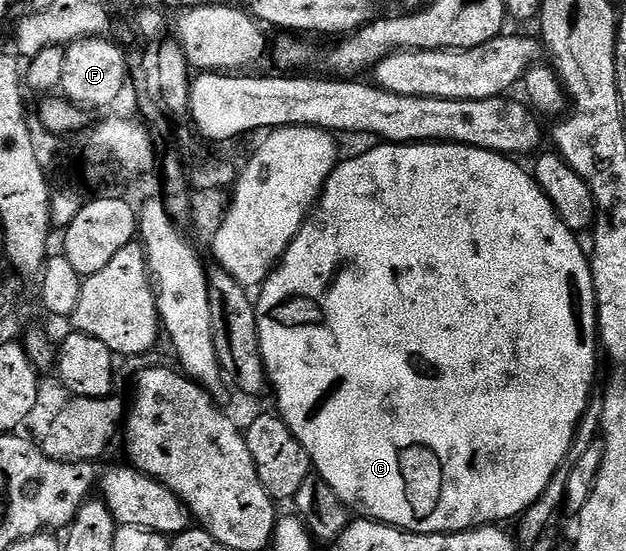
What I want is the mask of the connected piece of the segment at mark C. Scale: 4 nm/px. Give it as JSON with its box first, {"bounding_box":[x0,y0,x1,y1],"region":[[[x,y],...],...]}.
{"bounding_box":[255,143,601,533],"region":[[[379,143],[379,144],[376,144],[376,146],[377,146],[377,147],[376,147],[376,149],[371,149],[371,150],[369,150],[369,151],[368,151],[368,153],[359,153],[359,154],[357,154],[357,155],[356,155],[356,157],[351,157],[351,158],[349,158],[349,159],[348,159],[348,161],[343,161],[343,160],[340,160],[340,161],[339,161],[339,162],[338,162],[338,164],[336,164],[336,166],[335,166],[335,169],[334,169],[334,170],[333,170],[333,171],[332,171],[332,172],[331,172],[331,174],[330,174],[330,175],[329,175],[329,179],[328,179],[328,180],[327,180],[327,181],[326,181],[326,183],[325,183],[325,184],[324,184],[324,185],[323,185],[323,191],[322,191],[322,193],[320,193],[320,194],[319,194],[319,200],[318,200],[318,201],[316,201],[316,202],[315,202],[315,208],[314,208],[314,209],[312,209],[312,210],[311,210],[311,212],[310,212],[310,213],[308,213],[308,214],[307,214],[307,216],[306,216],[306,218],[305,218],[305,220],[304,220],[304,222],[303,222],[303,225],[302,225],[302,226],[301,226],[301,227],[300,227],[300,228],[299,228],[299,230],[298,230],[298,231],[297,231],[297,235],[296,235],[296,236],[295,236],[295,237],[294,237],[294,238],[293,238],[293,240],[291,240],[291,246],[290,246],[290,247],[288,247],[288,248],[287,248],[287,249],[286,249],[286,250],[285,250],[285,251],[284,251],[284,252],[283,252],[283,257],[282,257],[282,258],[281,258],[281,260],[279,260],[279,264],[278,264],[278,265],[276,265],[276,266],[275,266],[275,268],[274,268],[274,269],[272,269],[272,271],[271,271],[271,274],[270,274],[270,275],[268,275],[268,277],[267,277],[267,280],[266,280],[266,281],[264,281],[264,282],[263,282],[263,284],[262,284],[262,286],[261,286],[261,288],[260,288],[260,289],[259,289],[259,290],[258,290],[258,293],[259,293],[259,292],[260,292],[260,293],[259,293],[259,297],[258,297],[258,293],[257,293],[257,300],[256,300],[256,301],[255,301],[255,318],[256,318],[256,319],[257,319],[257,335],[258,335],[258,336],[259,336],[259,354],[261,354],[261,355],[262,355],[262,357],[263,357],[263,366],[264,366],[264,367],[265,367],[265,371],[266,371],[266,372],[267,372],[267,379],[268,379],[268,382],[269,382],[269,385],[270,385],[270,388],[271,388],[271,389],[272,389],[272,390],[273,390],[273,389],[274,389],[274,388],[275,388],[275,397],[276,397],[276,399],[277,399],[277,400],[279,400],[279,408],[277,408],[277,413],[278,413],[278,415],[279,415],[279,416],[280,416],[280,417],[282,417],[282,418],[283,418],[283,421],[284,421],[284,423],[285,423],[285,424],[287,424],[287,425],[288,425],[288,429],[289,429],[289,431],[291,431],[291,432],[292,432],[292,434],[293,434],[293,436],[295,436],[295,437],[296,437],[296,439],[297,439],[297,443],[301,443],[301,445],[302,445],[302,446],[303,446],[303,448],[304,448],[304,449],[305,449],[305,451],[307,451],[307,452],[308,452],[308,455],[309,455],[309,459],[310,459],[310,460],[311,460],[311,468],[312,468],[312,470],[314,470],[314,472],[315,472],[315,473],[316,473],[316,474],[317,474],[317,476],[318,476],[318,477],[320,477],[320,478],[321,478],[321,479],[325,479],[325,483],[329,483],[329,487],[333,487],[333,491],[334,491],[334,492],[335,492],[335,493],[336,493],[336,494],[337,494],[337,496],[339,496],[339,498],[341,498],[341,499],[342,499],[342,500],[343,500],[343,503],[344,503],[344,505],[346,505],[346,506],[348,506],[348,507],[350,507],[350,508],[351,508],[351,509],[352,509],[352,510],[355,510],[355,509],[360,509],[360,511],[361,511],[361,512],[363,512],[363,513],[360,513],[360,514],[363,514],[363,515],[366,515],[366,516],[367,516],[367,517],[368,517],[368,518],[370,518],[370,520],[373,520],[373,521],[381,521],[381,522],[383,522],[383,524],[384,524],[384,525],[393,525],[393,526],[395,526],[395,528],[397,528],[397,529],[406,529],[406,530],[407,530],[407,532],[409,532],[409,533],[464,533],[464,531],[466,531],[466,529],[477,529],[477,528],[480,528],[480,527],[491,527],[491,526],[494,526],[494,525],[495,525],[495,524],[496,524],[496,523],[503,523],[503,522],[499,522],[499,521],[507,521],[507,520],[509,520],[509,519],[510,519],[510,517],[512,517],[512,519],[518,519],[518,518],[520,518],[520,517],[521,517],[521,516],[522,516],[522,514],[523,514],[523,513],[524,513],[524,512],[525,512],[525,511],[526,511],[526,509],[527,509],[527,508],[529,508],[529,507],[530,507],[530,505],[531,505],[531,504],[533,504],[533,503],[534,503],[534,501],[535,501],[535,500],[536,500],[536,499],[538,499],[538,497],[539,497],[539,496],[541,496],[541,494],[542,494],[542,493],[543,493],[543,492],[544,492],[544,491],[545,491],[545,489],[546,489],[546,488],[547,488],[547,487],[548,487],[548,486],[549,486],[549,481],[550,481],[550,479],[552,479],[552,477],[553,477],[553,473],[554,473],[554,471],[556,471],[556,469],[557,469],[557,467],[560,467],[560,466],[561,466],[561,461],[562,461],[562,460],[563,460],[563,459],[565,459],[565,455],[566,455],[566,453],[567,453],[567,452],[568,452],[568,451],[569,451],[569,449],[570,449],[570,445],[571,445],[571,444],[572,444],[572,443],[573,443],[573,439],[574,439],[574,438],[575,438],[575,428],[577,428],[577,426],[579,426],[579,420],[580,420],[580,419],[581,419],[581,415],[582,415],[582,414],[583,414],[583,413],[584,413],[584,411],[586,411],[586,410],[587,410],[587,404],[589,404],[589,402],[591,402],[591,398],[592,398],[592,396],[593,396],[593,390],[591,390],[591,388],[593,388],[593,387],[594,387],[594,385],[595,385],[595,368],[597,368],[597,367],[598,367],[598,365],[599,365],[599,361],[600,361],[600,365],[601,365],[601,357],[600,357],[600,354],[599,354],[599,353],[598,353],[598,352],[597,352],[597,318],[596,318],[596,316],[595,316],[595,288],[594,288],[594,287],[593,287],[593,279],[592,279],[592,278],[591,278],[591,263],[590,263],[590,260],[589,260],[589,257],[588,257],[588,254],[586,254],[586,253],[583,253],[583,252],[582,252],[582,251],[581,251],[581,247],[580,247],[580,246],[579,246],[579,239],[578,239],[578,236],[577,236],[577,235],[576,235],[576,233],[575,233],[575,232],[573,232],[573,231],[572,231],[572,230],[571,230],[571,229],[570,229],[570,228],[569,228],[569,227],[565,227],[565,223],[564,223],[564,222],[563,222],[563,220],[562,220],[562,219],[560,219],[560,217],[559,217],[559,216],[558,216],[558,215],[557,215],[557,211],[556,211],[556,210],[555,210],[555,208],[554,208],[554,207],[553,207],[553,203],[552,203],[552,202],[551,202],[551,200],[550,200],[550,199],[549,199],[549,198],[548,198],[548,197],[547,197],[547,196],[546,196],[546,195],[545,195],[545,191],[541,191],[541,187],[540,187],[540,186],[539,186],[539,185],[538,185],[538,183],[536,183],[536,181],[535,181],[535,178],[534,178],[534,176],[532,176],[532,174],[531,174],[531,173],[530,173],[530,172],[528,172],[528,170],[527,170],[527,173],[526,173],[526,171],[525,171],[525,170],[523,170],[523,169],[522,169],[522,167],[521,167],[521,166],[519,166],[519,165],[518,165],[518,163],[517,163],[517,162],[515,162],[515,161],[518,161],[518,160],[515,160],[515,159],[512,159],[512,158],[511,158],[511,157],[510,157],[510,156],[507,156],[507,155],[504,155],[504,154],[501,154],[501,153],[495,153],[495,152],[493,152],[493,150],[492,150],[492,149],[478,149],[478,148],[477,148],[477,147],[473,147],[473,146],[472,146],[472,145],[457,145],[457,144],[454,144],[454,143],[412,143],[412,144],[409,144],[409,145],[396,145],[396,144],[394,144],[394,143]]]}

